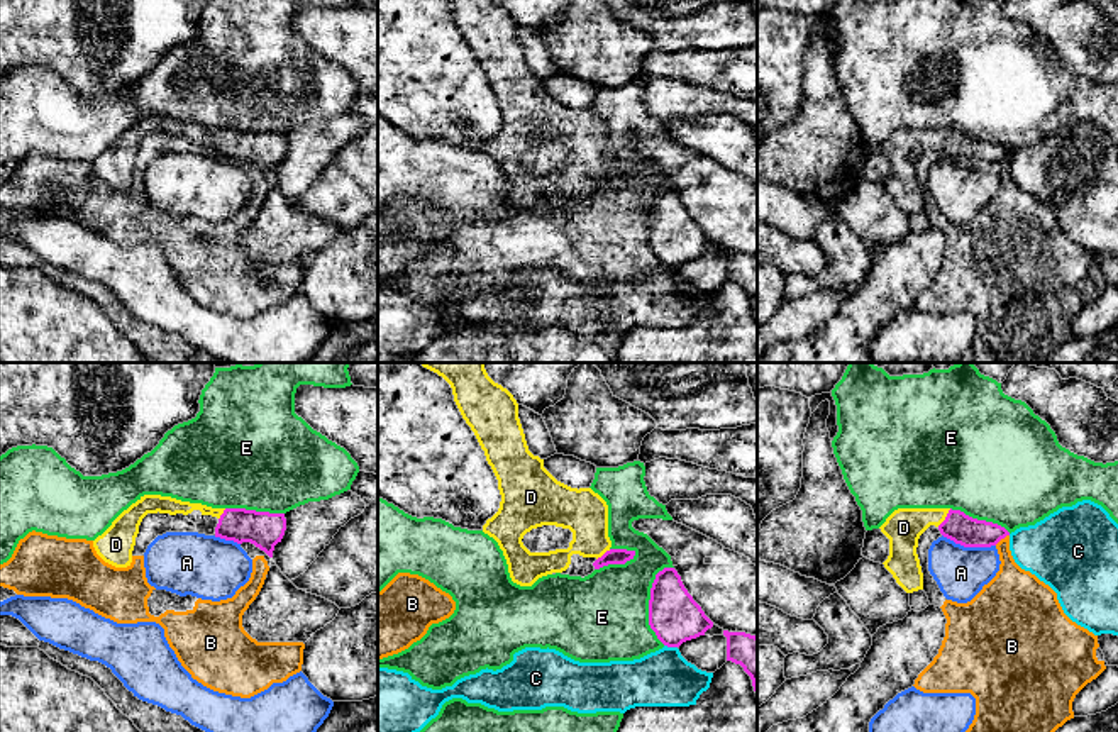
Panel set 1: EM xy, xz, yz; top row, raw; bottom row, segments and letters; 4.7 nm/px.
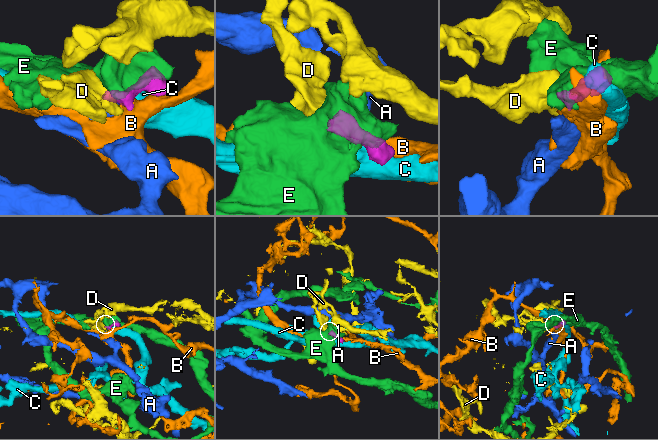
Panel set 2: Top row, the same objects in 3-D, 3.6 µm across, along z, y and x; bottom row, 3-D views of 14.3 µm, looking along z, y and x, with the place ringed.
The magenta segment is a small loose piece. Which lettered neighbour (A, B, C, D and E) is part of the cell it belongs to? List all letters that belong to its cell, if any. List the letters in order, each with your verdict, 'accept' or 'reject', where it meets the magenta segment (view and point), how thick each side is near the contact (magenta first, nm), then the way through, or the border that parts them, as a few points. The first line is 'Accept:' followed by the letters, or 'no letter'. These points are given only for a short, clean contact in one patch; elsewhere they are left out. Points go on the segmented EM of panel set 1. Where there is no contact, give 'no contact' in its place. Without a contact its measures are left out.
Accept: D
A: reject; meets magenta in yz at (969, 546); 140 nm thick on the magenta side, 240 nm on the other; border along yz (942, 534), (964, 546), (995, 546)
B: reject; meets magenta in yz at (1001, 537); 140 nm thick on the magenta side, 200 nm on the other
C: reject; meets magenta in xz at (671, 646); 240 nm thick on the magenta side, 280 nm on the other
D: accept; meets magenta in yz at (946, 517); 140 nm thick on the magenta side, 180 nm on the other; runs through yz (959, 527), (946, 517), (924, 517), (903, 527)
E: reject; meets magenta in xz at (649, 602); 240 nm thick on the magenta side, 420 nm on the other

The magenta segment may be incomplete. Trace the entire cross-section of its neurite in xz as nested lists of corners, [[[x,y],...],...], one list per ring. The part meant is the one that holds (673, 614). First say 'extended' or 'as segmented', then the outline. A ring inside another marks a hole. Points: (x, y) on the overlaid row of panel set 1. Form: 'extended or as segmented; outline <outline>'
as segmented; outline [[[674,568],[656,574],[649,600],[649,625],[667,647],[705,635],[713,622],[684,588]]]

